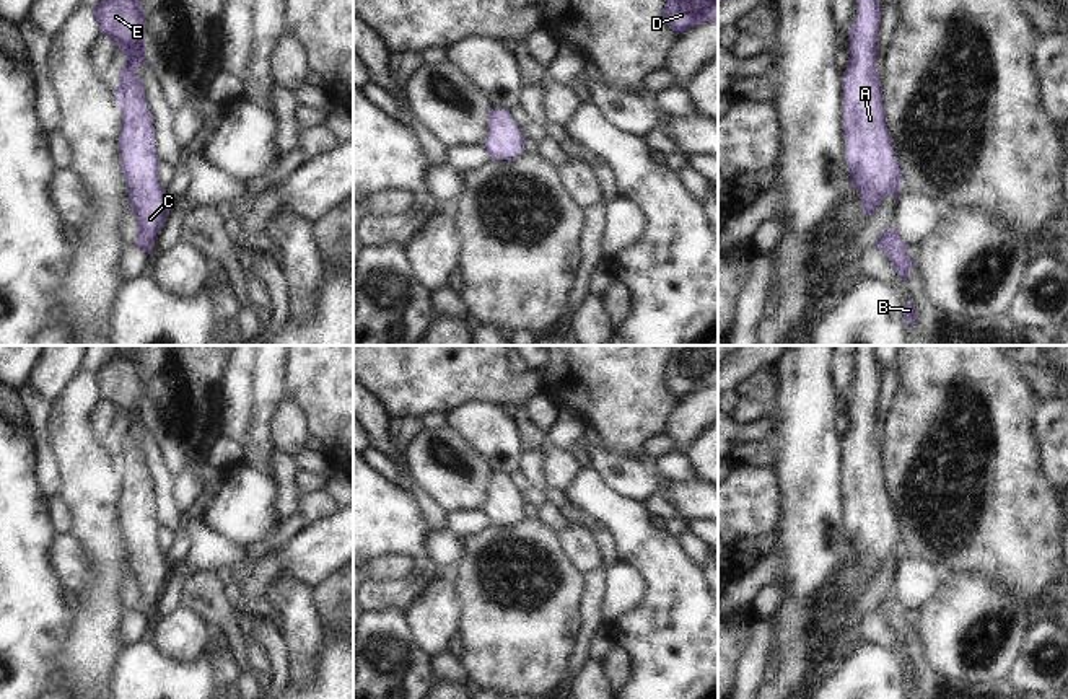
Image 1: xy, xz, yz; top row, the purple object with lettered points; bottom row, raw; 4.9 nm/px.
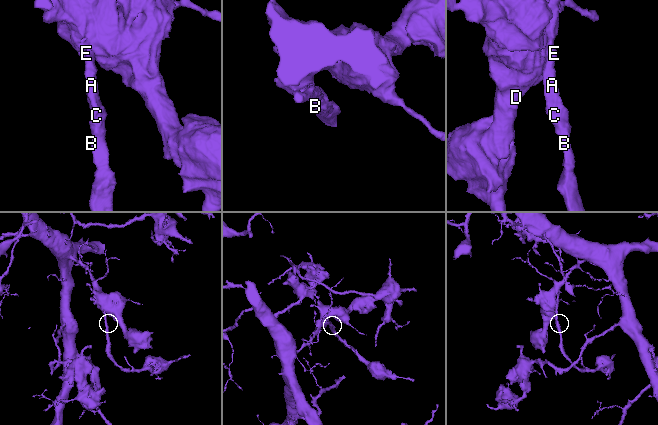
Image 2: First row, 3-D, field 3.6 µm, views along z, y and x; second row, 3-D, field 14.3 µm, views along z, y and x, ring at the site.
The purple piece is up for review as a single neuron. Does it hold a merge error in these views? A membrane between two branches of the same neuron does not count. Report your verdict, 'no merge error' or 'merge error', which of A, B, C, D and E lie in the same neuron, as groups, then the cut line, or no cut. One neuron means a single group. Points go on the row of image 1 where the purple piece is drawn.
no merge error | A B C D E | no cut

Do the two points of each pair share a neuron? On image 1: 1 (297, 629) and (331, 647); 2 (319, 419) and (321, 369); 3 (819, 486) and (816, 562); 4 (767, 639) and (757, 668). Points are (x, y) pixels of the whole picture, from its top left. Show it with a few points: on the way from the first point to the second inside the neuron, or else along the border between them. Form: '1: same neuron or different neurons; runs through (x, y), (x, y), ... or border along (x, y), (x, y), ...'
1: different neurons; border along (321, 621), (313, 672), (306, 678)
2: same neuron; runs through (321, 406), (321, 382)
3: same neuron; runs through (816, 505), (816, 543)
4: same neuron; runs through (761, 646), (757, 662)

